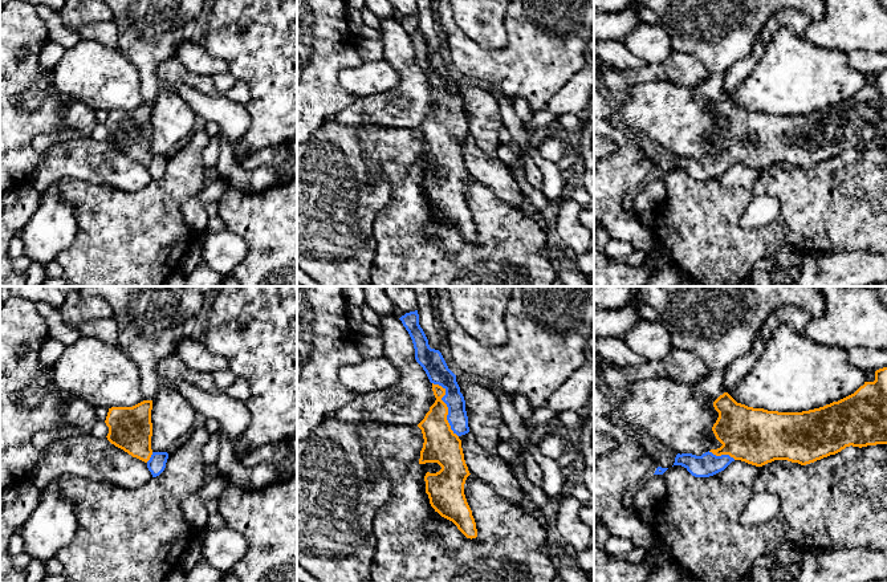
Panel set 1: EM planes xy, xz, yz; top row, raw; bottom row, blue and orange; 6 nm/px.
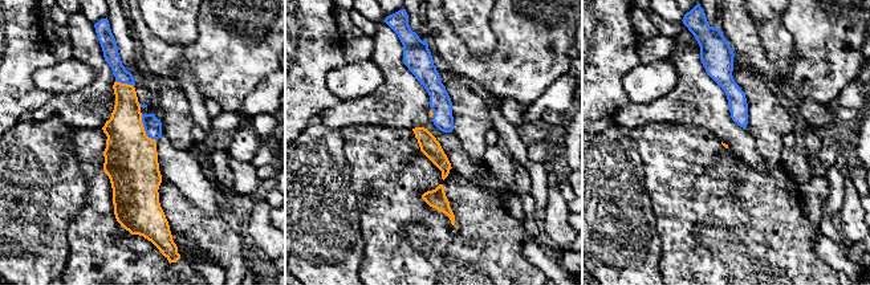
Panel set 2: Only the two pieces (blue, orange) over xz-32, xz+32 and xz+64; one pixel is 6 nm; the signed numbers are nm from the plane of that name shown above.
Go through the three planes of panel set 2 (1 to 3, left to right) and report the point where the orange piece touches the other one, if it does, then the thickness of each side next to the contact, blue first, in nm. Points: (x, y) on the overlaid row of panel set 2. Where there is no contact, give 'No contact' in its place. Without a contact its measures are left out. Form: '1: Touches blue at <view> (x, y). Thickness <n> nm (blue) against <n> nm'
1: Touches blue at xz-32 (145, 129). Thickness 110 nm (blue) against 320 nm
2: Touches blue at xz+32 (433, 112). Thickness 140 nm (blue) against 20 nm
3: No contact

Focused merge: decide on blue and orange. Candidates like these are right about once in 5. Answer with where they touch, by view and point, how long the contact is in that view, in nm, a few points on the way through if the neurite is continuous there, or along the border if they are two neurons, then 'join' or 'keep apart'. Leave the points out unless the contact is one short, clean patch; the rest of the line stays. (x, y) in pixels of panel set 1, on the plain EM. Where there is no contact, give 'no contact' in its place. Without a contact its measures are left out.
contact xz (447, 109); length 360 nm; way xz (435, 70), (447, 94), (447, 109), (442, 149); join

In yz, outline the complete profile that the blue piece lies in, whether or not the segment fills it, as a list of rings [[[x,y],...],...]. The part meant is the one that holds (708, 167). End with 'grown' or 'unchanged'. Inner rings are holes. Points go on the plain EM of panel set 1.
[[[887,70],[875,74],[874,85],[864,85],[854,97],[819,111],[802,115],[778,115],[764,111],[753,111],[737,106],[728,95],[724,95],[713,105],[719,121],[712,130],[716,142],[723,147],[701,159],[692,156],[678,156],[674,168],[684,170],[695,180],[709,180],[724,174],[732,164],[741,163],[748,167],[762,170],[774,163],[788,163],[806,168],[835,158],[846,150],[867,150],[887,147]]]; grown

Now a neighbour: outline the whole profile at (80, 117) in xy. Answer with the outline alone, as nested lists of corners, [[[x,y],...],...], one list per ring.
[[[72,102],[65,110],[65,131],[78,130],[84,138],[90,138],[95,125],[95,111],[82,102]]]

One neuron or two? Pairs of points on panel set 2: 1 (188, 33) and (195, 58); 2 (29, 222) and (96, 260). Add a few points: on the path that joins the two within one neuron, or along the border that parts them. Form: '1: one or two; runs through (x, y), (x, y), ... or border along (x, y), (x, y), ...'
1: two; border along (199, 13), (196, 37), (190, 44), (161, 39)
2: two; border along (77, 215), (68, 227), (69, 256), (62, 271)

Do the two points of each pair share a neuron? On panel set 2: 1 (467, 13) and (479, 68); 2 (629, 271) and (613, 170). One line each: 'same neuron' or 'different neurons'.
1: different neurons
2: same neuron

